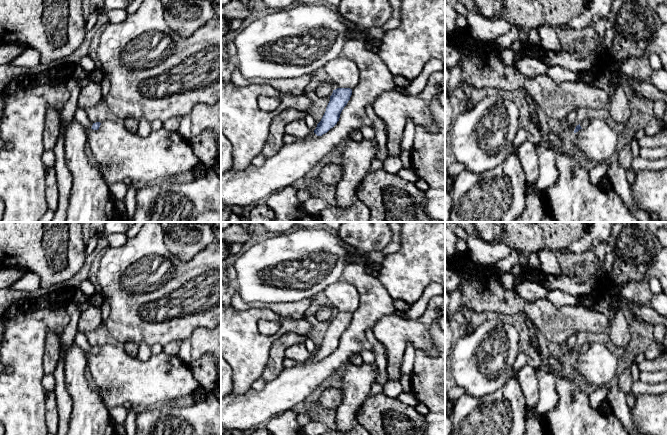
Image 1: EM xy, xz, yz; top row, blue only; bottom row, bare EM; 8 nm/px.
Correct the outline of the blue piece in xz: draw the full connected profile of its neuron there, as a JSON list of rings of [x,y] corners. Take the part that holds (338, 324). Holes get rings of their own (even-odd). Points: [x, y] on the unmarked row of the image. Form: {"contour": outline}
{"contour": [[[337,312],[333,314],[321,345],[317,348],[316,353],[311,355],[305,363],[317,362],[333,352],[339,345],[340,338],[350,324],[351,319],[352,313],[350,312]]]}

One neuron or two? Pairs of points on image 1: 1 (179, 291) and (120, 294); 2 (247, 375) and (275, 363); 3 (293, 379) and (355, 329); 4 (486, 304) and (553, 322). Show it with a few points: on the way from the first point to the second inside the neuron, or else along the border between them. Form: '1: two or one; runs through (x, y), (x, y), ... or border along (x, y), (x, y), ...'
1: one; runs through (164, 291), (135, 291)
2: two; border along (270, 345), (267, 364), (260, 376)
3: one; runs through (311, 375), (325, 368), (346, 347)
4: one; runs through (503, 304), (513, 304), (536, 311)

